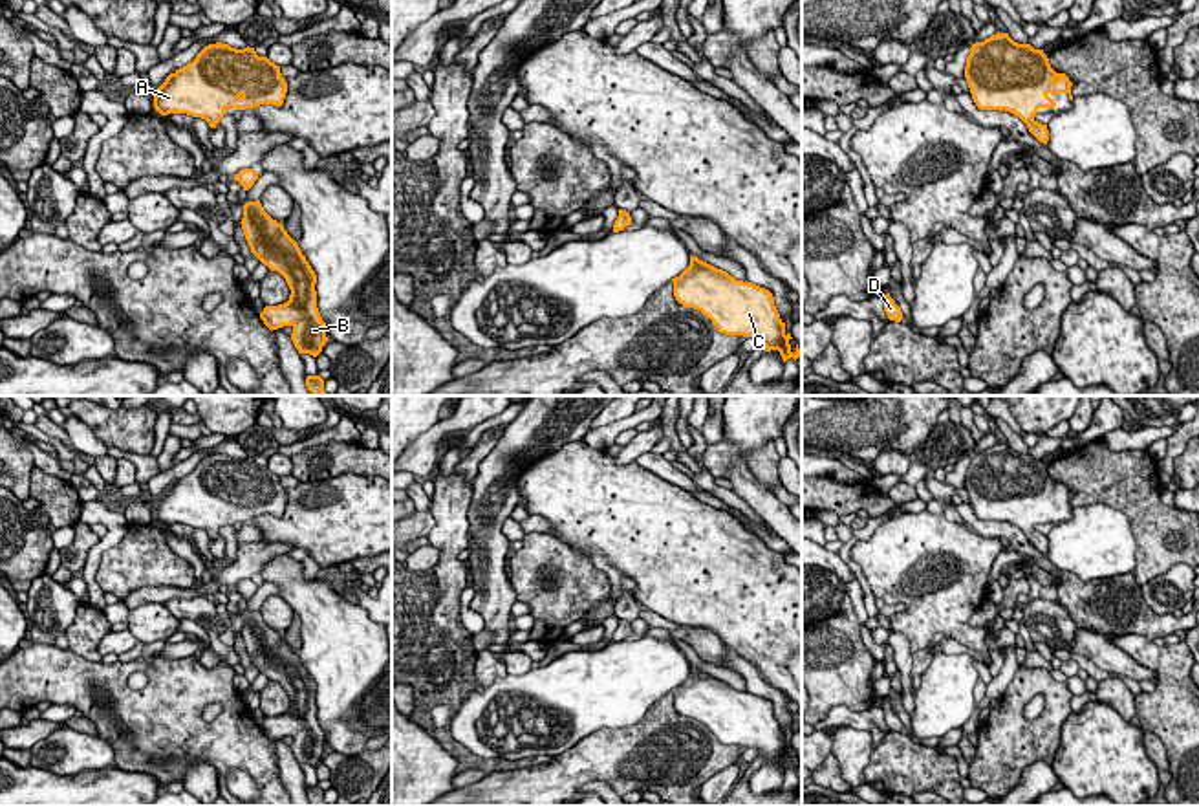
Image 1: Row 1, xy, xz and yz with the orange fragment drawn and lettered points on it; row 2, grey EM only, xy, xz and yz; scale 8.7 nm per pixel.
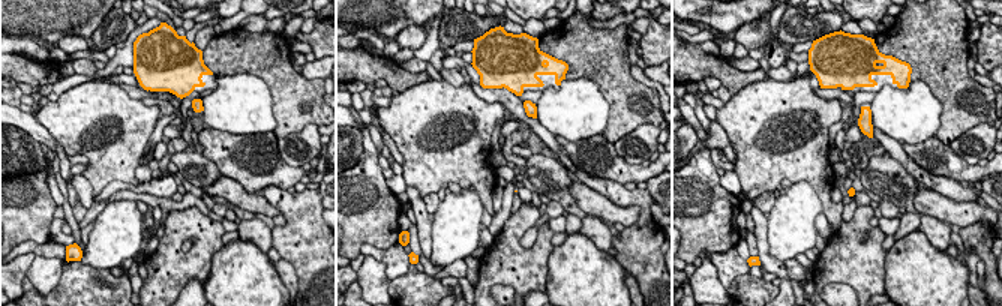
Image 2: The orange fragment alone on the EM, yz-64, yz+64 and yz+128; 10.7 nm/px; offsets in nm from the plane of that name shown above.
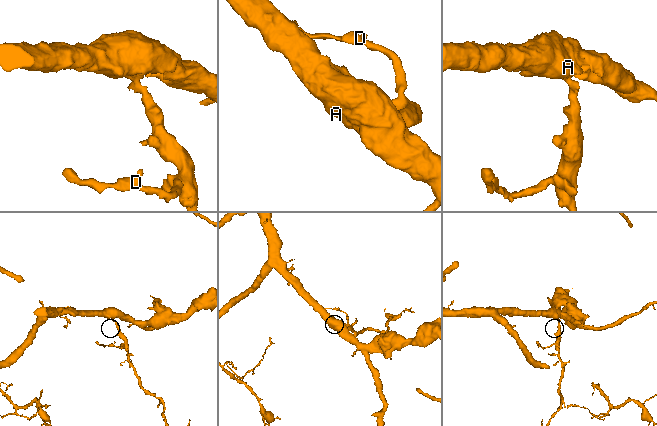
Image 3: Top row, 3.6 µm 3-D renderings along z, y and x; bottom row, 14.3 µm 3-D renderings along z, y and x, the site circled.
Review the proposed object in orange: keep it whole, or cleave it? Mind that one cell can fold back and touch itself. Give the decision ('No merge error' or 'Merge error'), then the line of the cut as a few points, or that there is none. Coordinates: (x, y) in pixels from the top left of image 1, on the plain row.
No merge error. No split

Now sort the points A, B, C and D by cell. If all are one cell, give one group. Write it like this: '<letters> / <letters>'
A B C D

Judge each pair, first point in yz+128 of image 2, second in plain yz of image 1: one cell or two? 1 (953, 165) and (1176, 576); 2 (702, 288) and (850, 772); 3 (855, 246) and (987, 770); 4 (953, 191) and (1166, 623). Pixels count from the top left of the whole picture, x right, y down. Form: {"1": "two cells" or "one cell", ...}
{"1": "two cells", "2": "one cell", "3": "one cell", "4": "two cells"}

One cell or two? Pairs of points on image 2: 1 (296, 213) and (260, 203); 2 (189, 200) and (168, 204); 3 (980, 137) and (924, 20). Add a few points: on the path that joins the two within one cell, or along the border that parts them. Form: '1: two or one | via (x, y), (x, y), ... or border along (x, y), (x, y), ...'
1: two | border along (261, 192), (282, 213)
2: one | via (185, 203), (173, 204)
3: two | border along (986, 122), (974, 125), (950, 144)

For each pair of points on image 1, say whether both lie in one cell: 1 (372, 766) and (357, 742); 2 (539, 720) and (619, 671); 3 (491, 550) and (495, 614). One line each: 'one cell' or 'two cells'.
1: two cells
2: one cell
3: one cell

